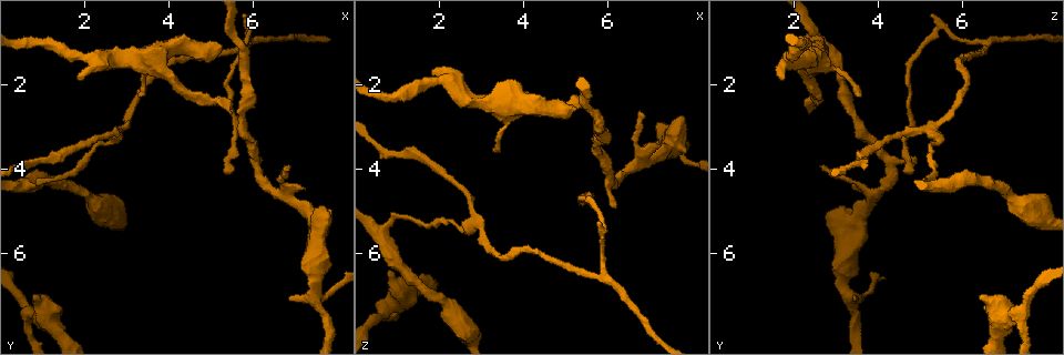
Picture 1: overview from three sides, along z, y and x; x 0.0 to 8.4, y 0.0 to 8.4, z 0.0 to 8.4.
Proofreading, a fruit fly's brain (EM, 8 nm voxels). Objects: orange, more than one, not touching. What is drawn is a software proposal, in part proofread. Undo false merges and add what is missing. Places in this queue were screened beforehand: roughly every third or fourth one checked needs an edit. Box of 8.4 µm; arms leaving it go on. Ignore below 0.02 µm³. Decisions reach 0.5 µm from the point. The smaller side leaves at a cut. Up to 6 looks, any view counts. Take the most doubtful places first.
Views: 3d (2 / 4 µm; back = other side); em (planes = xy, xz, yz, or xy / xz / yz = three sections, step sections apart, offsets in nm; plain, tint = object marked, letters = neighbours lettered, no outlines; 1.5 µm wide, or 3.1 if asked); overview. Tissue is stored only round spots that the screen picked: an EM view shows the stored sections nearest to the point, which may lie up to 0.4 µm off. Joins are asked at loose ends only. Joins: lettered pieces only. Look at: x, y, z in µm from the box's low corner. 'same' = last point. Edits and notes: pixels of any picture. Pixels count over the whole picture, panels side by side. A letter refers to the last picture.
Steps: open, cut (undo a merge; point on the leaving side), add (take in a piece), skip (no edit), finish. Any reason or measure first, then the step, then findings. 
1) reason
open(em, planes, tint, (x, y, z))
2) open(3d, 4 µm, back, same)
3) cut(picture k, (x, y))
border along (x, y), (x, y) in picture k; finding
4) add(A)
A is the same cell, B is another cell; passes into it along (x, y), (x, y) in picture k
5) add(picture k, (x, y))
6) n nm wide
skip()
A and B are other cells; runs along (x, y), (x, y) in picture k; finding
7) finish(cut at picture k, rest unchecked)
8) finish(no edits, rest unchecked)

branch stops here
open(3d, 2 µm, (5.40, 2.60, 2.35))

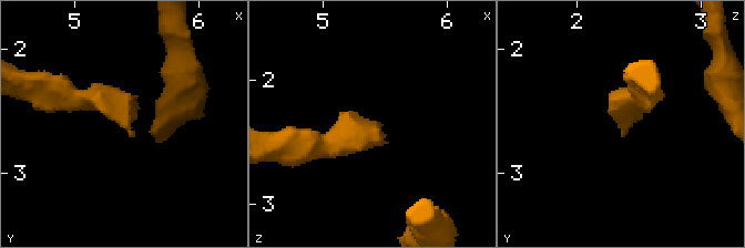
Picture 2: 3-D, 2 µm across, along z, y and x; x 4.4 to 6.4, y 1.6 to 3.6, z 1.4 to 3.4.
need the tissue
open(em, planes, letters, (5.44, 2.68, 2.38))

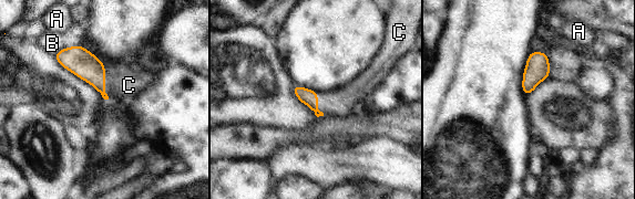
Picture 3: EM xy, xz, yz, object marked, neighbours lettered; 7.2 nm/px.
add(C)
C is the same cell, A and B are other cells; passes into it along (78, 60), (104, 82), (129, 85) in picture 3; it goes on there

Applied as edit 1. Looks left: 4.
redraw
open(overview)

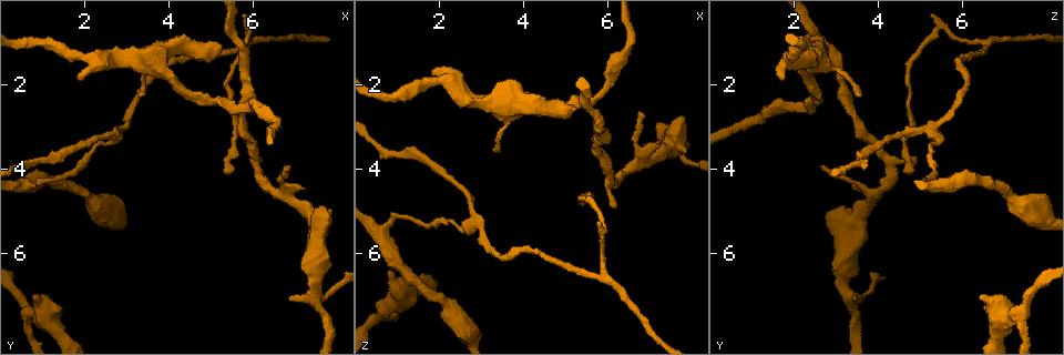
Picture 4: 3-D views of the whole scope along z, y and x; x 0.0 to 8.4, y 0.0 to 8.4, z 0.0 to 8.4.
thin neck
open(3d, 2 µm, (2.80, 3.15, 5.30))

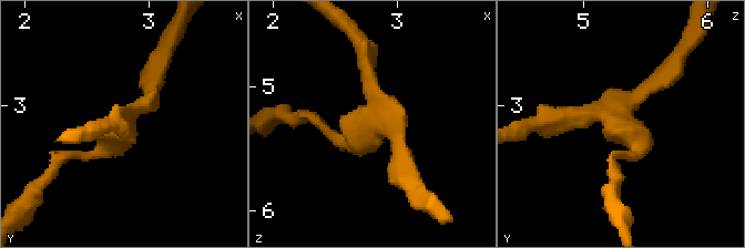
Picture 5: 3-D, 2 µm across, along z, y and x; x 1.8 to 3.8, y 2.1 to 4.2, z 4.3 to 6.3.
3 arms; need the tissue
open(em, xz, step 8, tint, (2.80, 3.14, 5.30))

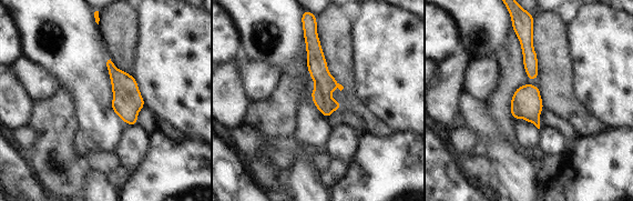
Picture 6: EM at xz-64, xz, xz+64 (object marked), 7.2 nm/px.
open(em, planes, letters, same)

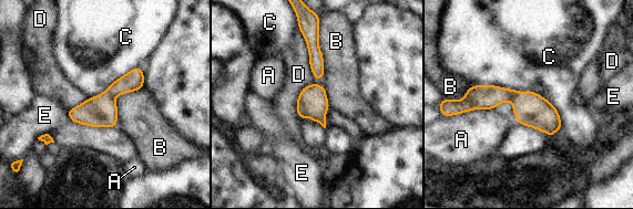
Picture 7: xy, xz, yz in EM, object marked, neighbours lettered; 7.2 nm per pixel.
220 nm wide; C touches over 700 nm
cut(picture 7, (132, 81))
A, B, C, D and E are other cells; two cells meet here

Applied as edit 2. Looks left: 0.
finish(add at picture 3, cut at picture 7, rest unchecked)

